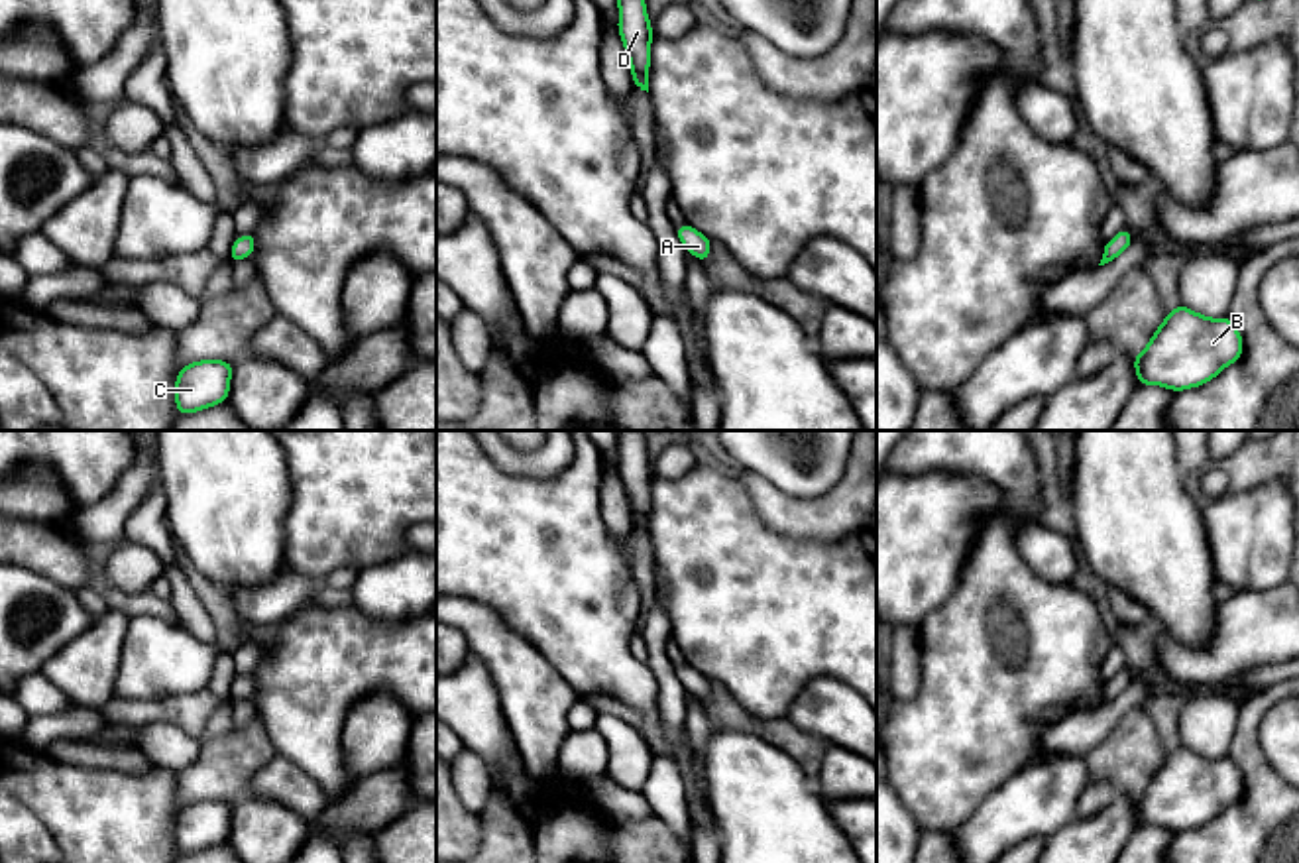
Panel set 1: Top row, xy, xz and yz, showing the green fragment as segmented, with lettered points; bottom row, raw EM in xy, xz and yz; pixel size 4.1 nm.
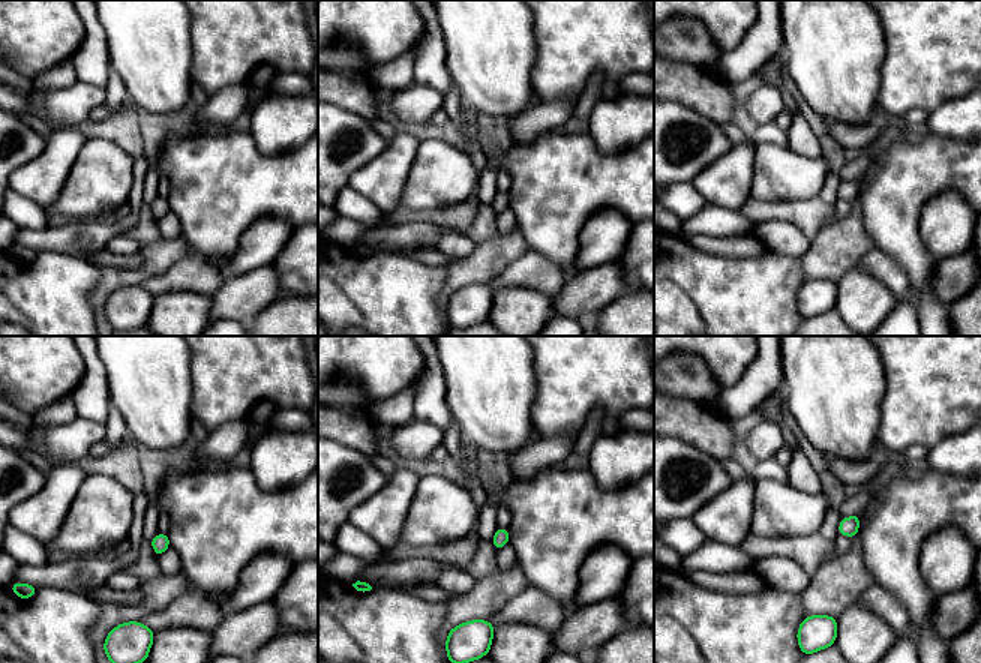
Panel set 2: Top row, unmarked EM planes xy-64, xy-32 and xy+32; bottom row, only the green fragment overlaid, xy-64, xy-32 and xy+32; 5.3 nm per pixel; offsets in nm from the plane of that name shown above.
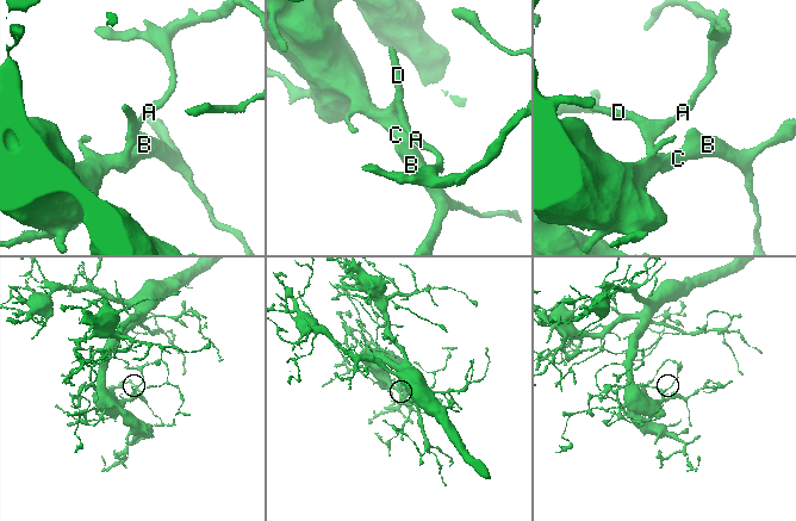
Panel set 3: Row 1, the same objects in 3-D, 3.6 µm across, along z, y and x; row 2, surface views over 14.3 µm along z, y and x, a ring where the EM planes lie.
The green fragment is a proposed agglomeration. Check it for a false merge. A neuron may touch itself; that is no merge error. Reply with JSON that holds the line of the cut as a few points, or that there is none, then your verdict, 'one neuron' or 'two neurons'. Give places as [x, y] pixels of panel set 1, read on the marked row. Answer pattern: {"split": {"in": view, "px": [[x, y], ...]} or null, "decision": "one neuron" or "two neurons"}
{"split": null, "decision": "one neuron"}

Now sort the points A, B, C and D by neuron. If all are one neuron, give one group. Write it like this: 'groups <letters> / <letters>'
groups A B C D

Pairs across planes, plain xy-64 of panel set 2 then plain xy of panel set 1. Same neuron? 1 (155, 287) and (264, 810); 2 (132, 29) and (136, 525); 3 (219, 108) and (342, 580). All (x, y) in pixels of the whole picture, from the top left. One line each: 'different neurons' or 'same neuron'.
1: different neurons
2: different neurons
3: different neurons

